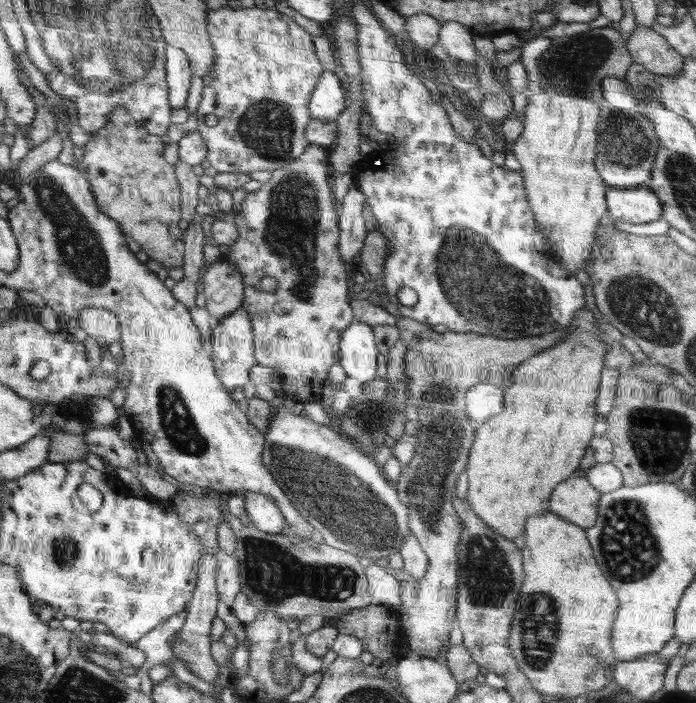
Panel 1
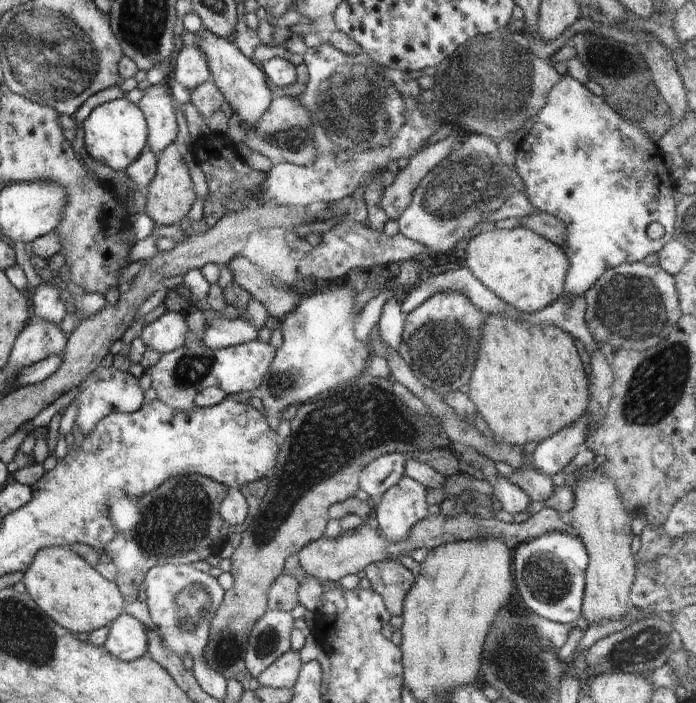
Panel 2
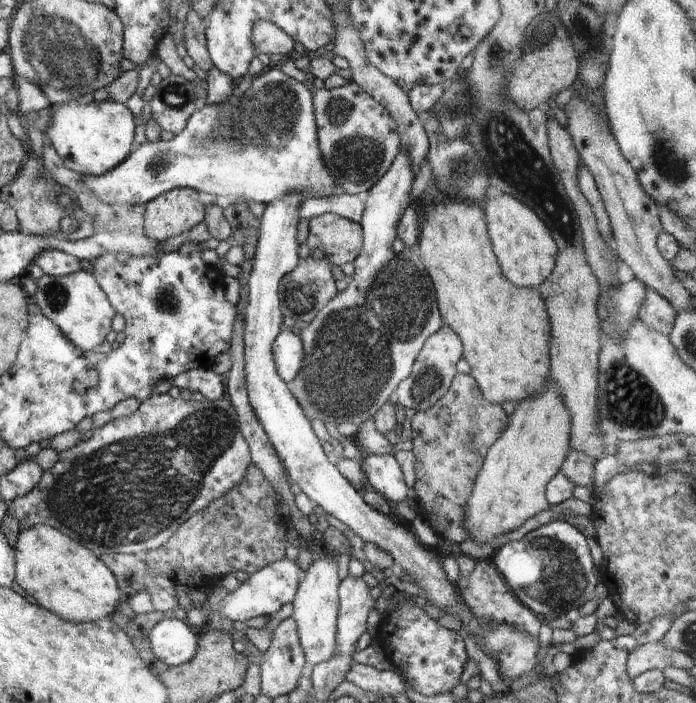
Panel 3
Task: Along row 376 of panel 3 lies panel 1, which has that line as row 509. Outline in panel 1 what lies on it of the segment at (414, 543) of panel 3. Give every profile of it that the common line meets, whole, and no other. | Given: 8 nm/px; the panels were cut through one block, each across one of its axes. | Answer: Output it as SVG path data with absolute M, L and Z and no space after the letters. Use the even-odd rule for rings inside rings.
M260 492L243 493L246 515L251 525L267 533L284 533L285 522L275 500Z

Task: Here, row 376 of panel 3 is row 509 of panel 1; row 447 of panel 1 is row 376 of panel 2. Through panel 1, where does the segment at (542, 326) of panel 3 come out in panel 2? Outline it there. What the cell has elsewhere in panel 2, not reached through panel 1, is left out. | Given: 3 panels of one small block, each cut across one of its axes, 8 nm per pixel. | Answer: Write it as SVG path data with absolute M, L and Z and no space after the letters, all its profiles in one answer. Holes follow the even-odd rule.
M485 314L483 326L479 356L471 375L468 395L470 405L482 415L487 430L496 439L523 448L531 442L543 442L587 414L590 399L588 376L580 362L573 337L568 332L553 325L540 327L488 314Z

